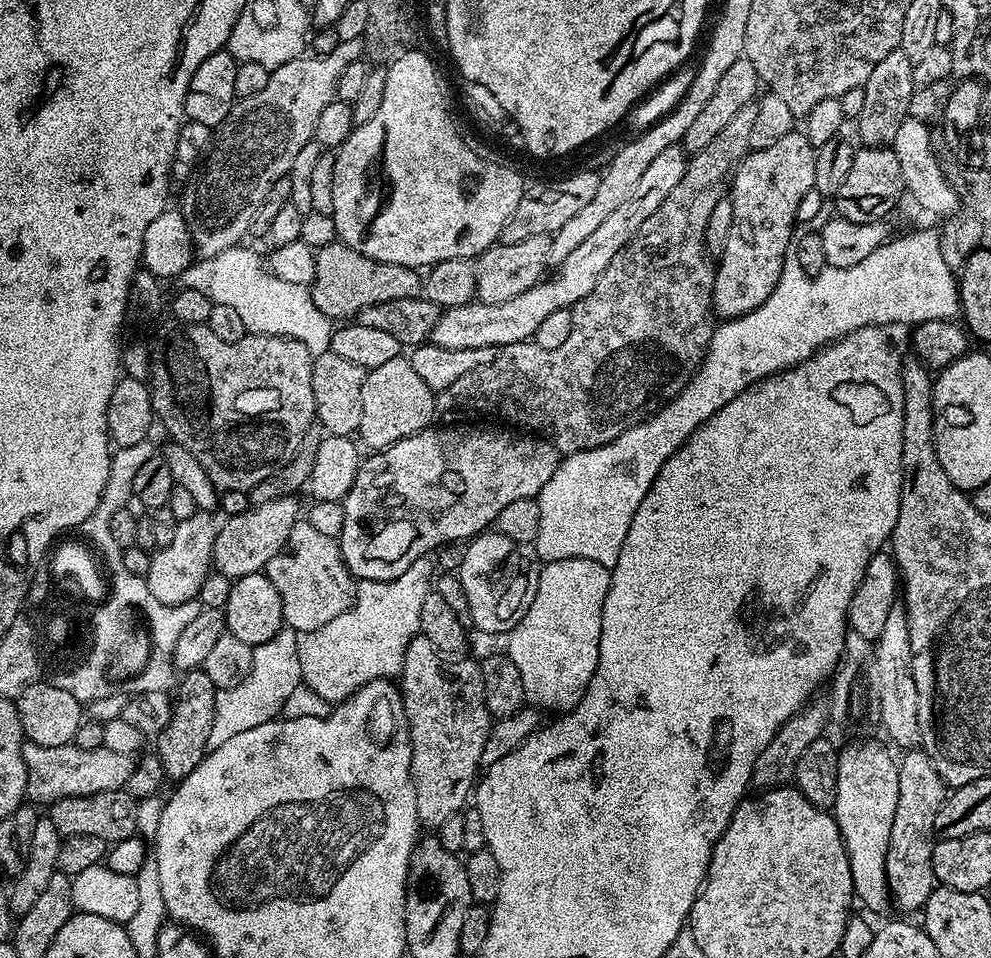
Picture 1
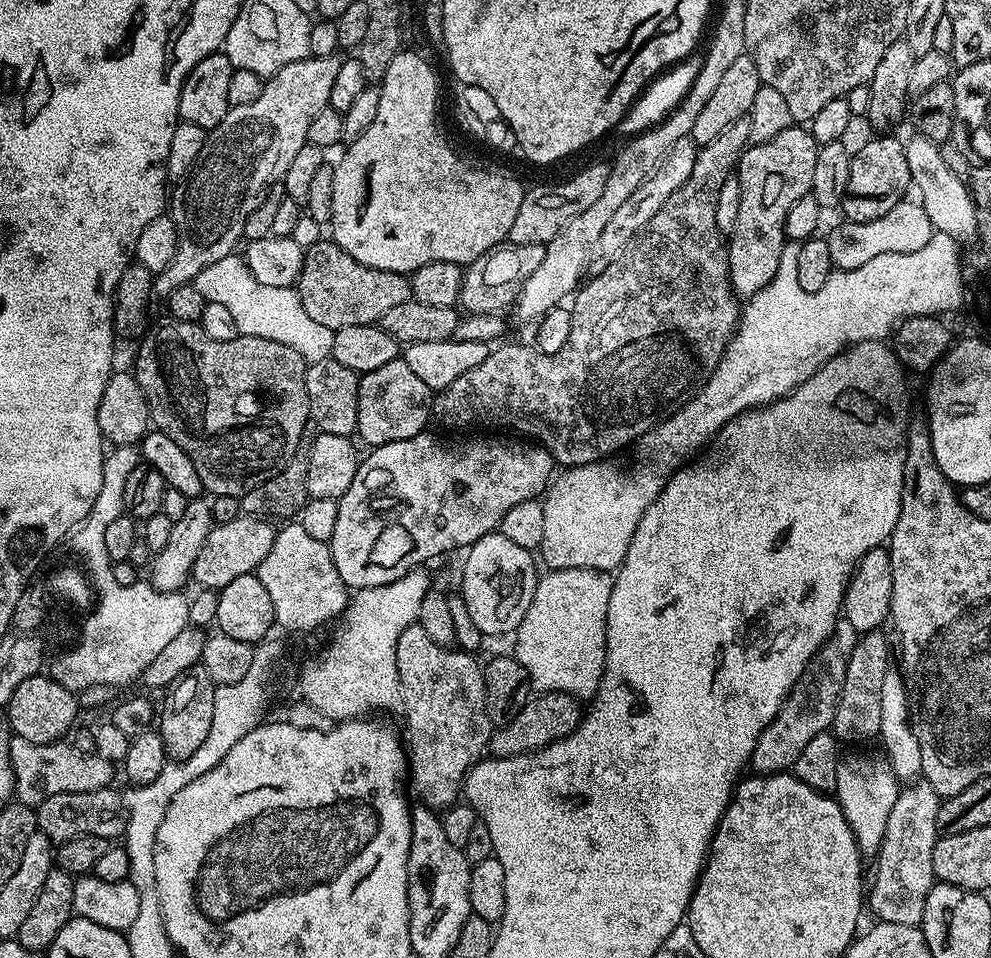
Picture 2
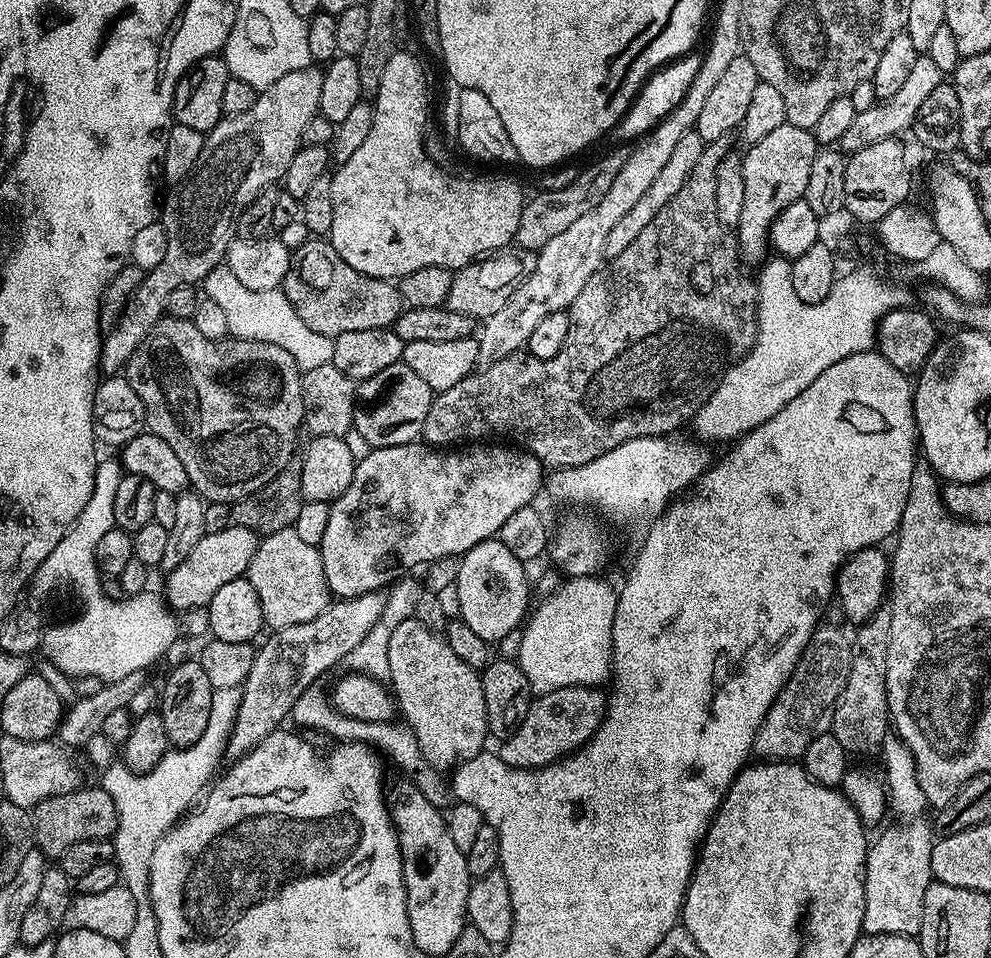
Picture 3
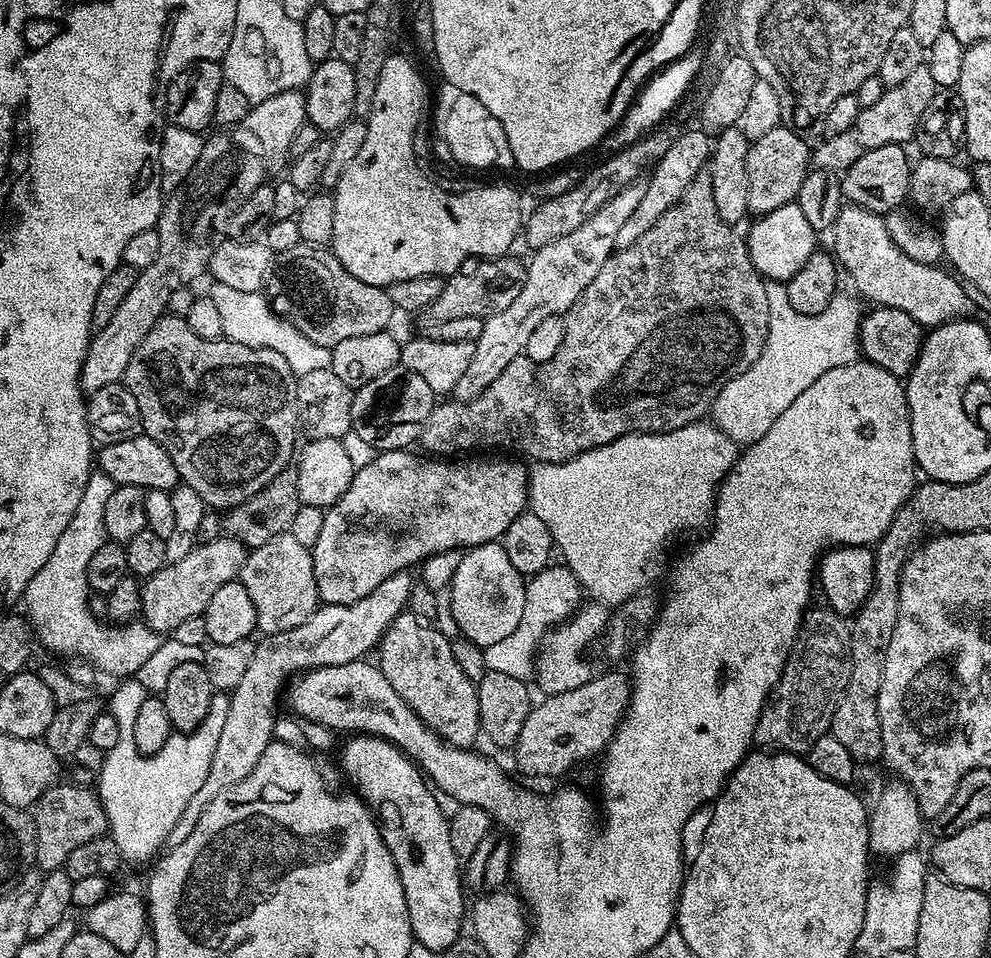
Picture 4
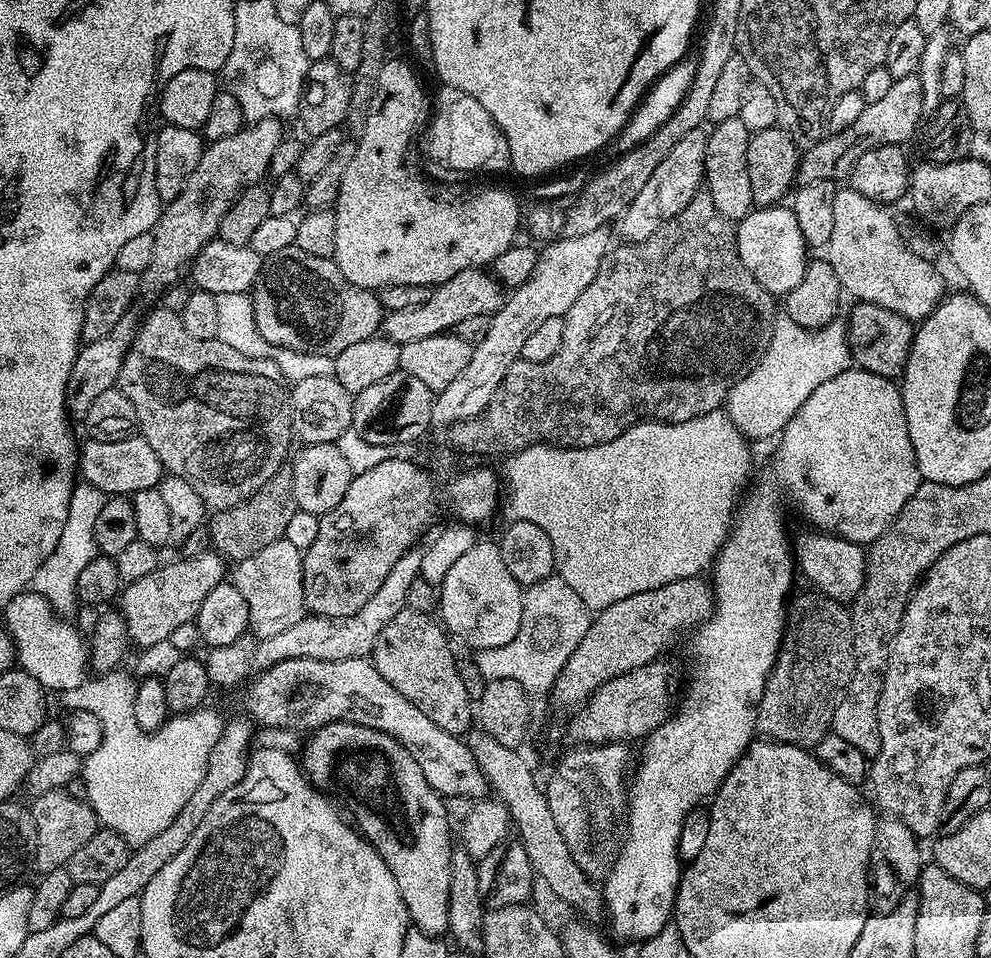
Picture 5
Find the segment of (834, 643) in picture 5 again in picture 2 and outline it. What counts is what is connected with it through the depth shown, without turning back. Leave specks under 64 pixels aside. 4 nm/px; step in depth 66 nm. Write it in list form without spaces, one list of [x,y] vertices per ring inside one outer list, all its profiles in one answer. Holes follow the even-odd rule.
[[[835,646],[819,648],[812,655],[812,661],[794,682],[778,714],[766,726],[766,730],[762,730],[752,751],[750,768],[753,773],[773,776],[776,772],[795,769],[798,757],[802,754],[802,750],[806,750],[806,745],[813,738],[818,738],[818,734],[831,729],[836,713],[836,703],[842,694],[847,665],[845,653]]]

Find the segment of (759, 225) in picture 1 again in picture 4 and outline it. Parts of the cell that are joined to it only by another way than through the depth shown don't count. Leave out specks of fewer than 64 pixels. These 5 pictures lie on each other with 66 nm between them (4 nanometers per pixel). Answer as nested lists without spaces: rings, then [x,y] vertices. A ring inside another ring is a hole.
[[[787,126],[770,130],[770,134],[751,141],[746,158],[746,182],[750,182],[750,191],[746,198],[750,202],[749,213],[759,218],[780,206],[795,201],[802,190],[802,182],[810,171],[810,144],[803,140],[799,131]]]

